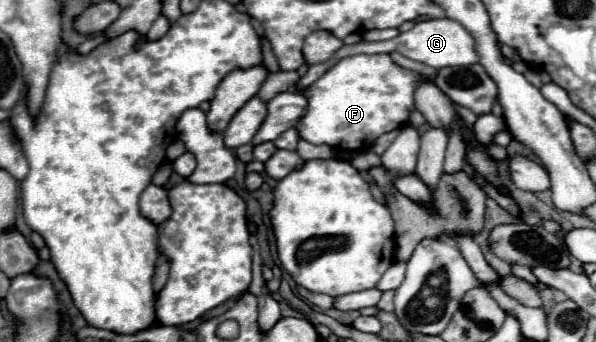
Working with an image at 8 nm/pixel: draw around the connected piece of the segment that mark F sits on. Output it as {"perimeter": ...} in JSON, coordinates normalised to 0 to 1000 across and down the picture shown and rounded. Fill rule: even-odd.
{"perimeter":[[[649,155],[579,167],[572,173],[572,184],[555,196],[539,231],[532,231],[532,243],[515,254],[512,278],[518,289],[518,307],[512,342],[498,360],[498,383],[518,418],[545,418],[569,442],[619,442],[622,418],[636,395],[669,377],[683,360],[686,330],[696,319],[693,254],[700,254],[700,231],[706,231],[703,213],[669,196]]]}

